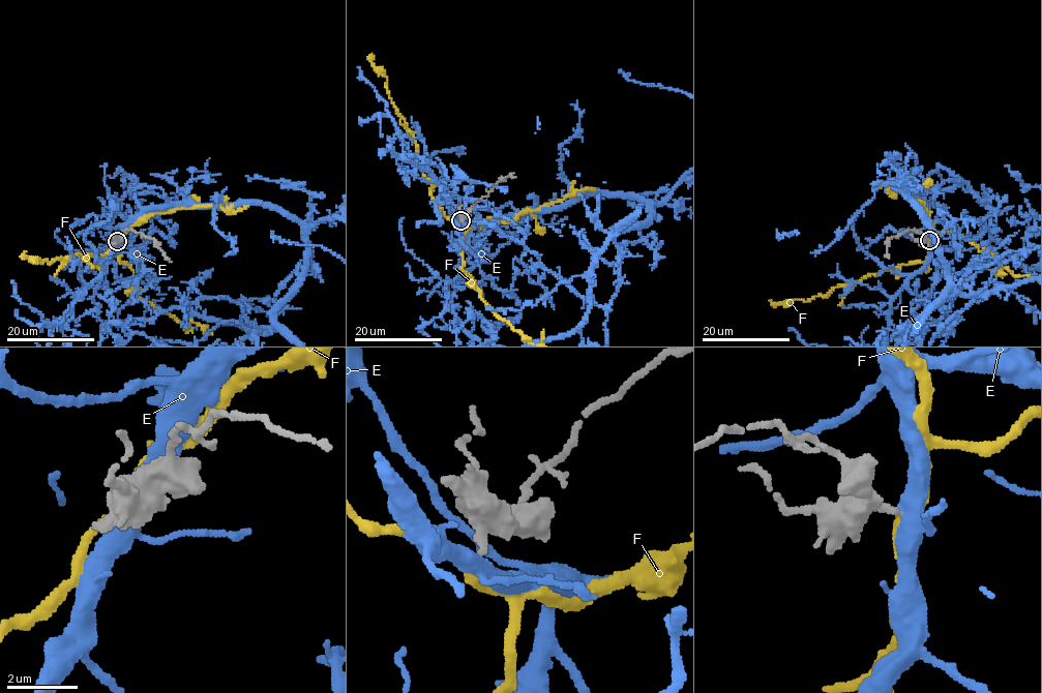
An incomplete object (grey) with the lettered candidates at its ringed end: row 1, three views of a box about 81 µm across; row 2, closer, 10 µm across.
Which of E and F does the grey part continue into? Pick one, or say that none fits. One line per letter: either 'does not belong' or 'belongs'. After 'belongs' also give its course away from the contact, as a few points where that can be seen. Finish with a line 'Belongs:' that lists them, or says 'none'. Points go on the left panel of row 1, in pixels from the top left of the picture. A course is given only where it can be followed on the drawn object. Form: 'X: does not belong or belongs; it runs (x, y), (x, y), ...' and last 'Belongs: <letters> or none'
E: does not belong
F: belongs
Belongs: F

